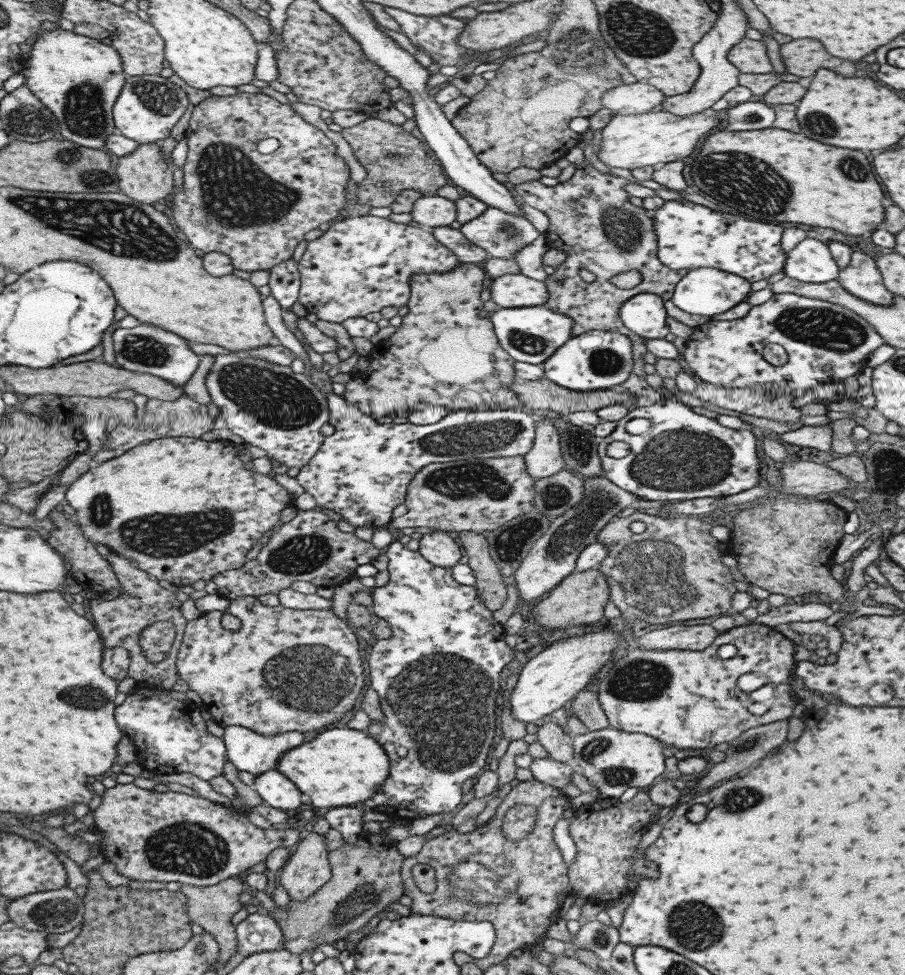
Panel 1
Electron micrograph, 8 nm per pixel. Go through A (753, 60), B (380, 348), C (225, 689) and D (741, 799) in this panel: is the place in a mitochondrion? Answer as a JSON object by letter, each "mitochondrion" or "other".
{"A":"other","B":"other","C":"other","D":"mitochondrion"}

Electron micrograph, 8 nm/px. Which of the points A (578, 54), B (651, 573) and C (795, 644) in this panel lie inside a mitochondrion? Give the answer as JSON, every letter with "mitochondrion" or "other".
{"A":"mitochondrion","B":"mitochondrion","C":"other"}

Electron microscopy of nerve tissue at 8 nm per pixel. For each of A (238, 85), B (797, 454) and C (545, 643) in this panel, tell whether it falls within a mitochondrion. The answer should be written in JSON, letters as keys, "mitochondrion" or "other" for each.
{"A":"other","B":"other","C":"other"}

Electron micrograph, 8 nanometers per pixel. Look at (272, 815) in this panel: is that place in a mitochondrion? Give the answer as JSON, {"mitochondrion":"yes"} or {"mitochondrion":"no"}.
{"mitochondrion":"no"}

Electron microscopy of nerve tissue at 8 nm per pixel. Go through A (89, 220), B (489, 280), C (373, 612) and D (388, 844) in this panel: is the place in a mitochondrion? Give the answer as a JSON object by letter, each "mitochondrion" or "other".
{"A":"mitochondrion","B":"other","C":"other","D":"other"}

